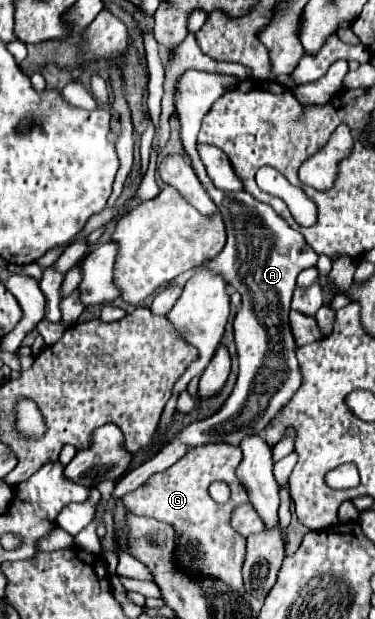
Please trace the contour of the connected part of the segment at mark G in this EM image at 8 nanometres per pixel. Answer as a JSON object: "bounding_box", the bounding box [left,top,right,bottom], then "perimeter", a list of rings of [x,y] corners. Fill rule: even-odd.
{"bounding_box":[123,443,247,589],"perimeter":[[[209,443],[209,445],[201,445],[191,449],[181,461],[177,461],[175,465],[171,465],[167,471],[157,473],[153,477],[149,477],[145,481],[145,485],[141,485],[139,489],[127,493],[123,497],[125,507],[133,513],[133,515],[147,515],[165,523],[171,523],[177,529],[177,561],[181,567],[189,567],[197,569],[205,575],[211,577],[219,577],[223,579],[231,589],[241,589],[243,587],[243,577],[241,577],[241,567],[243,567],[243,557],[245,557],[245,537],[241,537],[239,533],[235,533],[235,529],[231,527],[231,511],[233,507],[237,507],[239,503],[247,503],[247,491],[243,491],[243,485],[239,483],[239,479],[235,477],[235,469],[241,461],[241,449],[237,445],[227,445],[227,443]],[[213,481],[227,481],[231,485],[231,499],[227,503],[215,503],[209,495],[209,485]]]}

